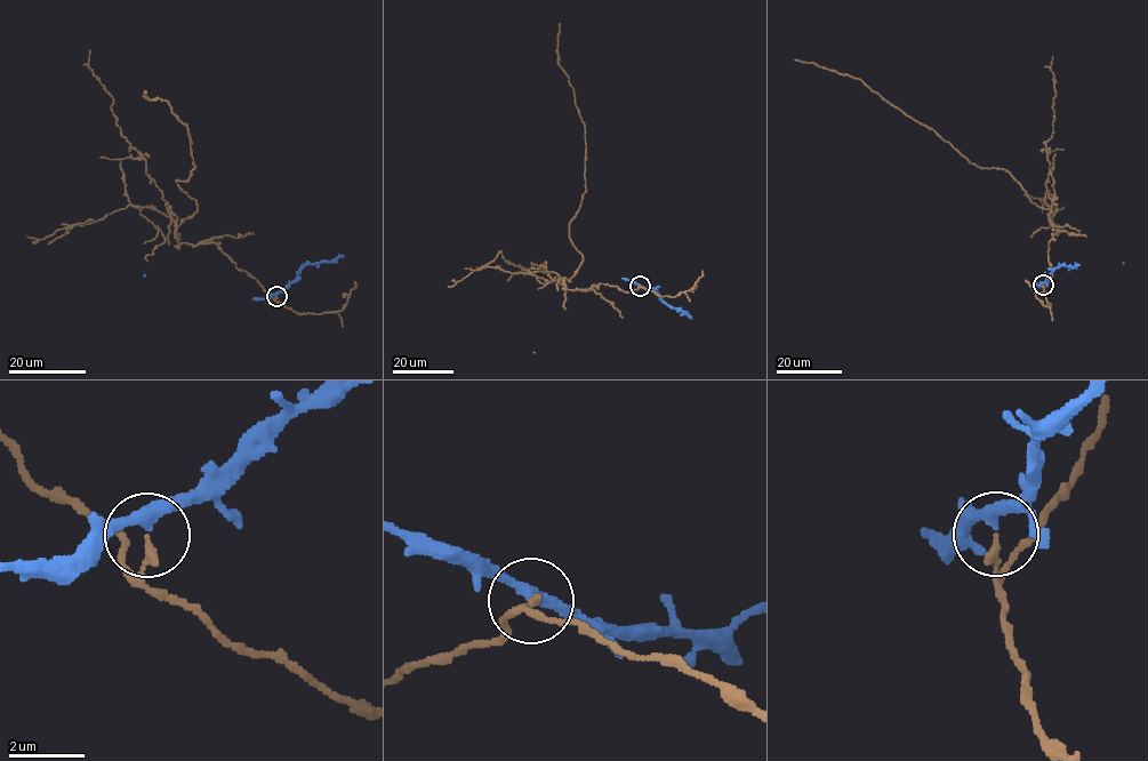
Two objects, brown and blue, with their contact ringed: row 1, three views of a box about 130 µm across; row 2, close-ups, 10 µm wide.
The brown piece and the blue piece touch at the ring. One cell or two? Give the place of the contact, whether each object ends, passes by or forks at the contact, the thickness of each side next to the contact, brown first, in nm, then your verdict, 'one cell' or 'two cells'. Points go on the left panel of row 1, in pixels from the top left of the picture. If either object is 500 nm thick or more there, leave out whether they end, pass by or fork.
at (277, 296); brown ends there; blue passes by; 180 nm thick on the brown side, 300 nm on the other; two cells

